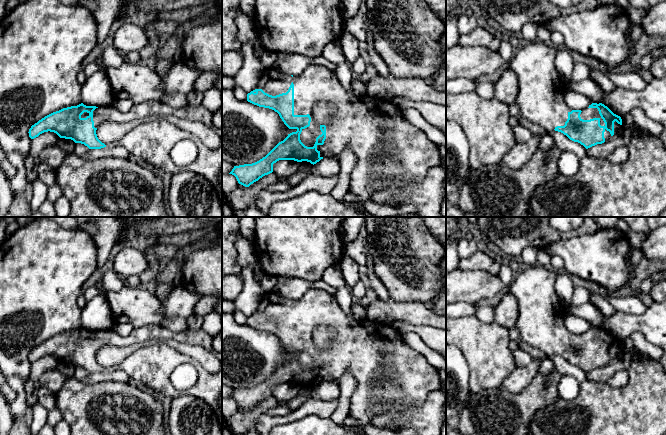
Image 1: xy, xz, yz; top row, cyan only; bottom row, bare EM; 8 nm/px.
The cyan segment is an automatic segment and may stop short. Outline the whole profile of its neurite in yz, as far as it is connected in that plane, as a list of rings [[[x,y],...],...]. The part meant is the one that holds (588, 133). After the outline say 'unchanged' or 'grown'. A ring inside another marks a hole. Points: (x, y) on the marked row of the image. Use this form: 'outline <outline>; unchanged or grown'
outline [[[541,41],[529,42],[508,62],[508,67],[518,78],[516,104],[522,116],[528,121],[542,126],[548,132],[553,130],[566,135],[586,149],[602,144],[623,128],[622,119],[602,103],[592,103],[585,110],[573,110],[564,101],[564,84],[558,77],[555,58],[558,48]]]; grown

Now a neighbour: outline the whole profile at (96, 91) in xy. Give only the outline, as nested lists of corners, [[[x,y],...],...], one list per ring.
[[[97,71],[87,77],[81,86],[81,101],[86,106],[110,106],[115,101],[109,79],[105,71]]]

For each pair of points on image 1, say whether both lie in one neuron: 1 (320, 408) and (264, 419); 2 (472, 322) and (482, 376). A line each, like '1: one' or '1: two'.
1: one
2: one

